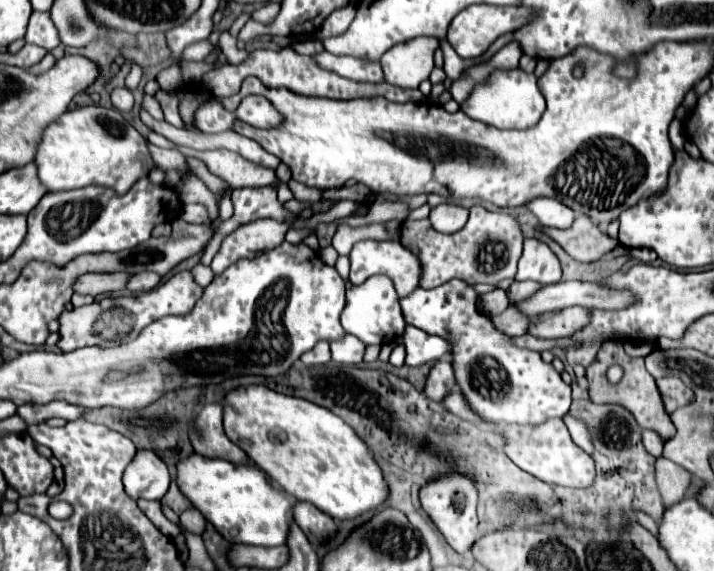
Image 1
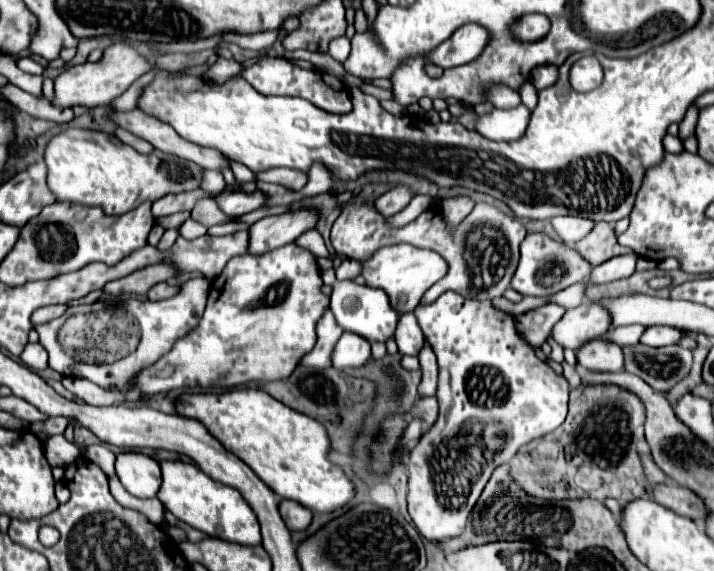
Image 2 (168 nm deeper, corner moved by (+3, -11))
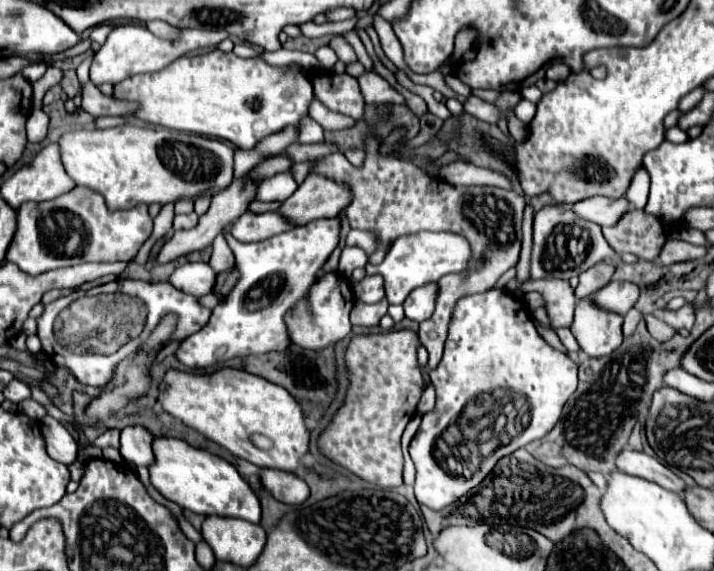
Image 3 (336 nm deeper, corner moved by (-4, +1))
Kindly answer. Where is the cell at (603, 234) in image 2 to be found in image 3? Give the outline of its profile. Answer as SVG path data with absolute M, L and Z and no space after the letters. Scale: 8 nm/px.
M630 210L628 216L622 216L622 220L602 230L608 244L618 252L630 252L638 256L638 260L654 262L658 260L658 254L666 242L664 226L656 216L646 214L644 210Z

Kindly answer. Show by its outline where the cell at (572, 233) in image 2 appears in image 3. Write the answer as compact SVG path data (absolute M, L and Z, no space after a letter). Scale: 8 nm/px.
M594 196L594 198L586 198L578 204L574 204L572 208L584 220L596 222L600 226L614 226L630 210L630 202L624 196L622 198Z

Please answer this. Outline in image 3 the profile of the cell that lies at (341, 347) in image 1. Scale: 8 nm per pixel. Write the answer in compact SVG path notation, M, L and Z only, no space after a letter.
M380 300L378 304L364 304L356 302L350 312L350 322L356 326L378 326L380 318L388 312L388 300Z

